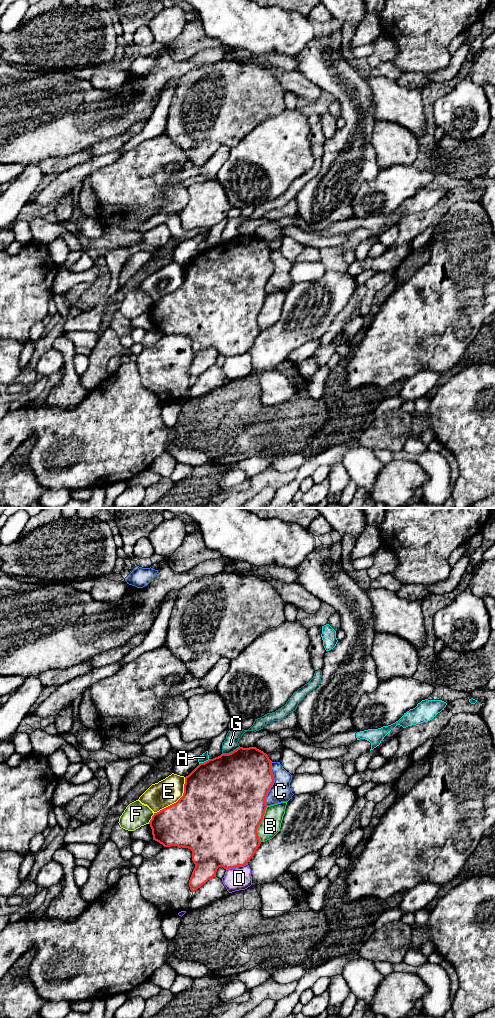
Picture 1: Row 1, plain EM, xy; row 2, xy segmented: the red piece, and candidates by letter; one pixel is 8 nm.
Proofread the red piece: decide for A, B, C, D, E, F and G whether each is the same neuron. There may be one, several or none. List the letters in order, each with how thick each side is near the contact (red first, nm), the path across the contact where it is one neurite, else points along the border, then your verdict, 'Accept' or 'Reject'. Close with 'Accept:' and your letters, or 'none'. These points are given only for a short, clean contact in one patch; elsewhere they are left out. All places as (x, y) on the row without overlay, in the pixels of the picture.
A: Thickness 500 nm (red) against 70 nm. Reject
B: Thickness 500 nm (red) against 160 nm. Reject
C: Thickness 460 nm (red) against 160 nm. Reject
D: Thickness 480 nm (red) against 190 nm. Reject
E: Thickness 500 nm (red) against 220 nm. Reject
F: Thickness 360 nm (red) against 200 nm. Reject
G: Thickness 500 nm (red) against 120 nm. Boundary: xy (239, 234), (228, 241), (222, 242). Reject
Accept: none

